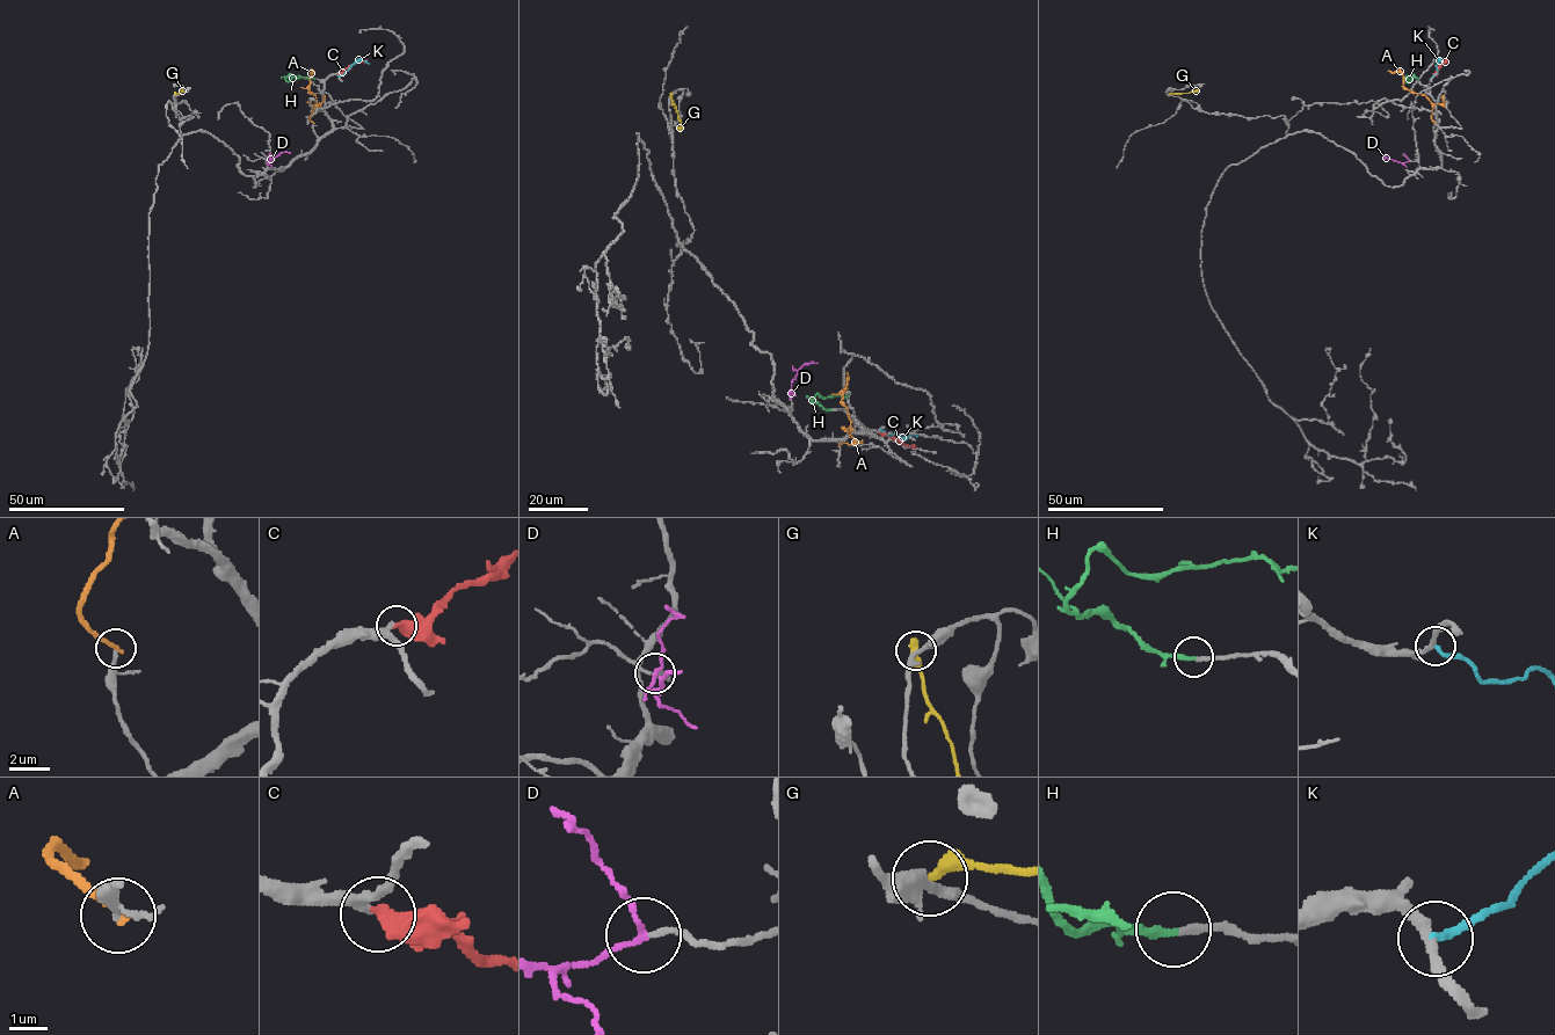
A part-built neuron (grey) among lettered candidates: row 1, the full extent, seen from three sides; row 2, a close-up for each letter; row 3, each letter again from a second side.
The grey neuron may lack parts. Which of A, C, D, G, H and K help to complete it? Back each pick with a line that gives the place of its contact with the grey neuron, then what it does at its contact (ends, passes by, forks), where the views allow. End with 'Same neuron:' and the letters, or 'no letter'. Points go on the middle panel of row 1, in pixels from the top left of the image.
D: contact (790, 399); it passes by
H: contact (830, 409); it ends
Same neuron: D, H

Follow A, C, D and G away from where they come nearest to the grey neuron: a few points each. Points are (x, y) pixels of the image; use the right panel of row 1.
A: (1434, 123), (1431, 101), (1403, 86), (1399, 72), (1388, 71)
C: (1434, 73), (1446, 59)
D: (1409, 161), (1395, 161), (1380, 153)
G: (1169, 94), (1198, 90)

